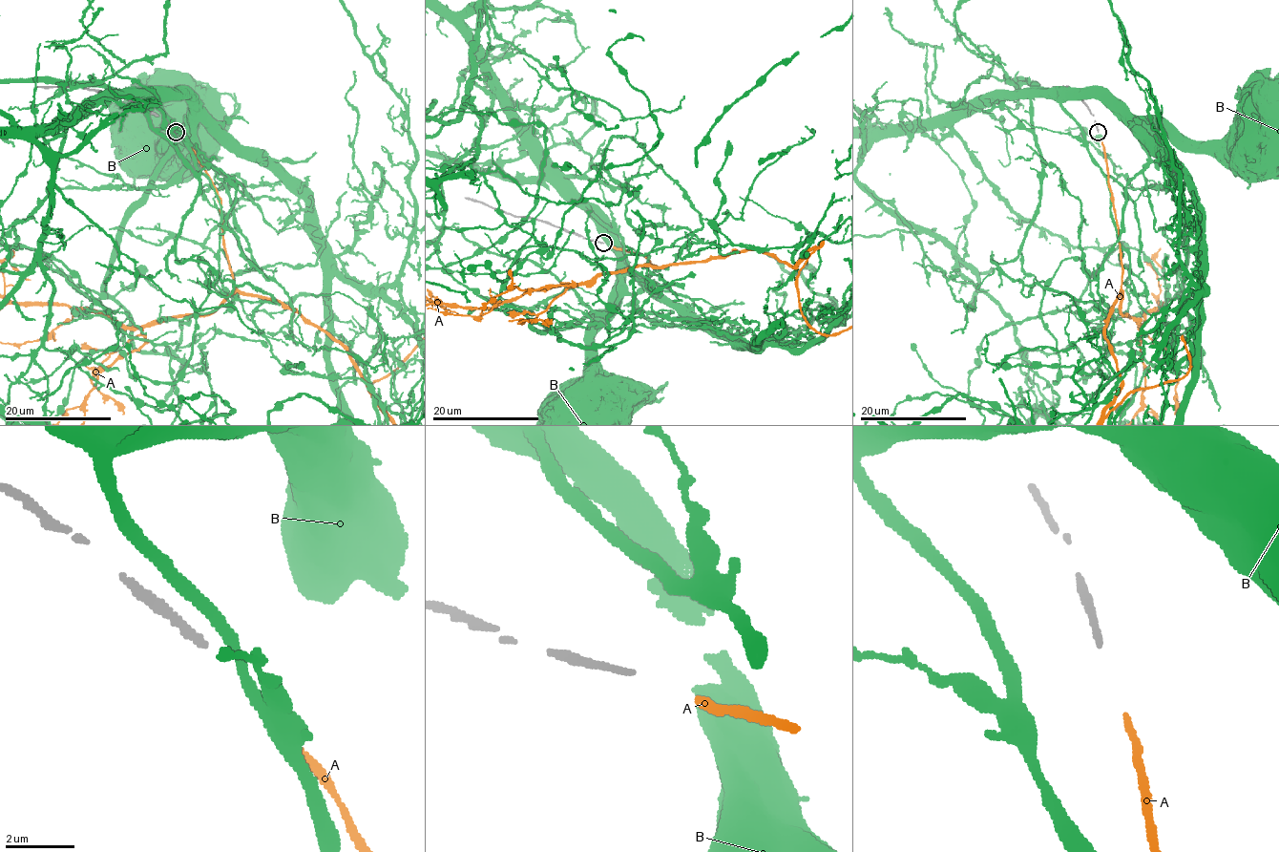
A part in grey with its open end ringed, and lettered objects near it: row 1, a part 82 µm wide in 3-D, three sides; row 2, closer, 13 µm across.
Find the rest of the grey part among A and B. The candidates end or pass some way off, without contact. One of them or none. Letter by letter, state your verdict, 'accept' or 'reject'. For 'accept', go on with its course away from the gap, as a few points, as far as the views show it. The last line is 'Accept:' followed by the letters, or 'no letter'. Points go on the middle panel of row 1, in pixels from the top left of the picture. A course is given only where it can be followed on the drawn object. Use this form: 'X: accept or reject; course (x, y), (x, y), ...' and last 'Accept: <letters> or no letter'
A: accept
B: reject
Accept: A

